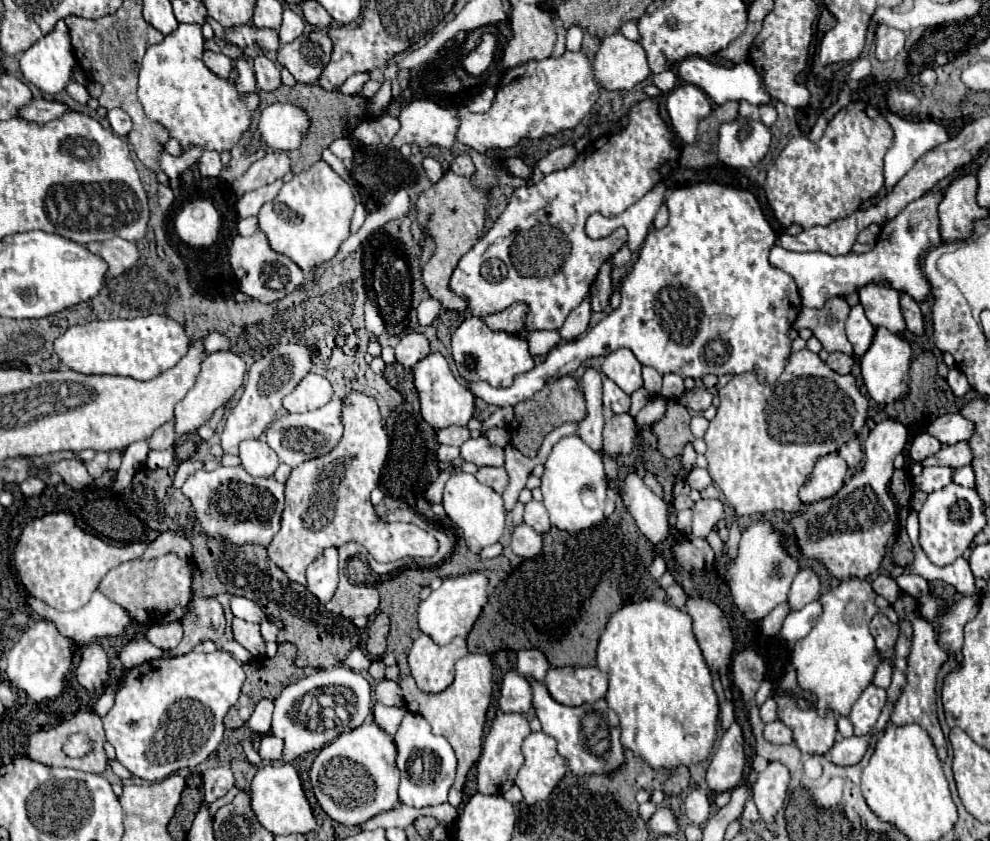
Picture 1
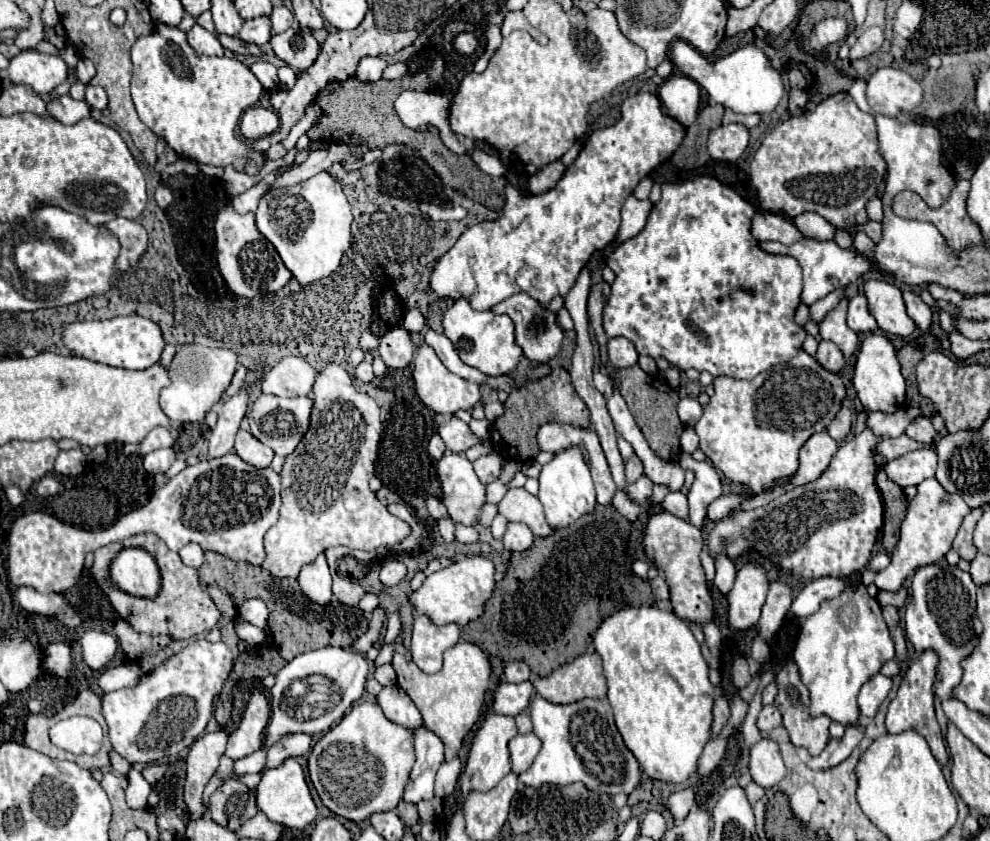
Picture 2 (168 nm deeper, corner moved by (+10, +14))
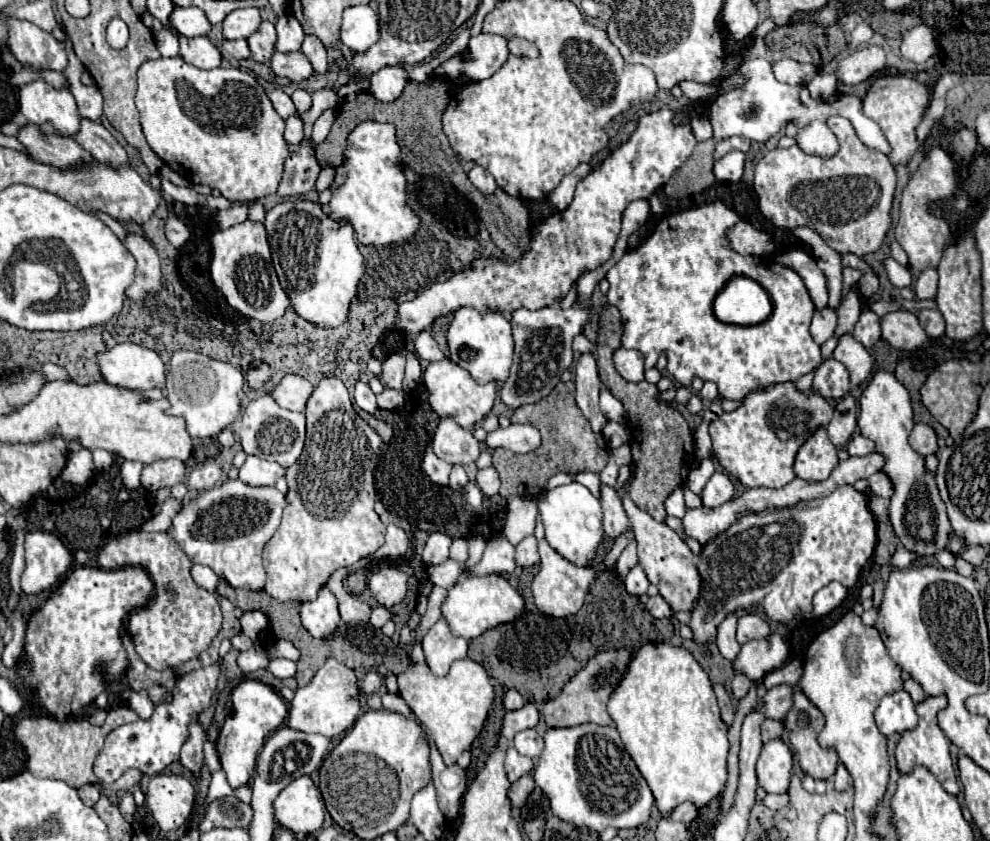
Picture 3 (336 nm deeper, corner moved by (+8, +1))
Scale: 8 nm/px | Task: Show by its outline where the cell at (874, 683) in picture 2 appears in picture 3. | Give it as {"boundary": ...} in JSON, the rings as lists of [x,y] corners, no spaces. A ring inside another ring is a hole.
{"boundary":[[[896,691],[886,695],[874,713],[878,729],[884,735],[912,731],[918,725],[918,715],[914,711],[914,703],[906,691]]]}

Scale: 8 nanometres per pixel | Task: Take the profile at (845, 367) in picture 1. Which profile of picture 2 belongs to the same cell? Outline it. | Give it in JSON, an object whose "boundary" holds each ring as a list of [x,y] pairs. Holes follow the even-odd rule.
{"boundary":[[[820,340],[816,360],[830,372],[838,372],[844,366],[844,356],[838,350],[838,346],[834,342],[826,342],[826,340]]]}

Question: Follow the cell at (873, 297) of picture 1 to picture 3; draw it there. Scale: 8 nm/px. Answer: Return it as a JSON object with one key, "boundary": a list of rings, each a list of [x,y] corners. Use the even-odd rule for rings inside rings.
{"boundary":[[[894,311],[882,317],[882,339],[894,349],[916,349],[928,341],[926,331],[918,323],[918,317],[910,311]]]}

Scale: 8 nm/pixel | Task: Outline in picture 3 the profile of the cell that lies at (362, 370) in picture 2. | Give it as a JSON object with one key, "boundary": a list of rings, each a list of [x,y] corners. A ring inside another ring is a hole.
{"boundary":[[[358,381],[358,383],[356,383],[354,401],[356,401],[356,405],[358,405],[360,409],[364,409],[364,411],[370,413],[370,415],[374,415],[376,409],[378,409],[378,405],[376,405],[376,395],[374,395],[372,389],[368,387],[368,383],[364,383],[364,381]]]}

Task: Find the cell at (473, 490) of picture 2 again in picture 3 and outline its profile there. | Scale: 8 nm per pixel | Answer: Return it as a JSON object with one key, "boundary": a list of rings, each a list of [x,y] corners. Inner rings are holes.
{"boundary":[[[454,465],[452,473],[450,473],[450,487],[452,489],[462,489],[466,483],[468,483],[468,477],[466,477],[464,467],[462,465]]]}

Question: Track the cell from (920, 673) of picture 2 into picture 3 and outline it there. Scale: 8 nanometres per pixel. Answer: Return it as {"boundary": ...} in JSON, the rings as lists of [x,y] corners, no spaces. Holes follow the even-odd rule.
{"boundary":[[[928,697],[926,701],[916,705],[916,713],[920,717],[918,727],[914,731],[906,731],[902,733],[898,745],[896,745],[896,761],[898,761],[898,771],[900,773],[910,773],[916,767],[926,767],[936,779],[938,783],[944,787],[946,793],[950,795],[958,795],[958,781],[956,781],[956,771],[952,765],[952,757],[950,757],[950,741],[946,739],[946,735],[942,735],[942,729],[938,727],[938,713],[948,705],[946,697]]]}

